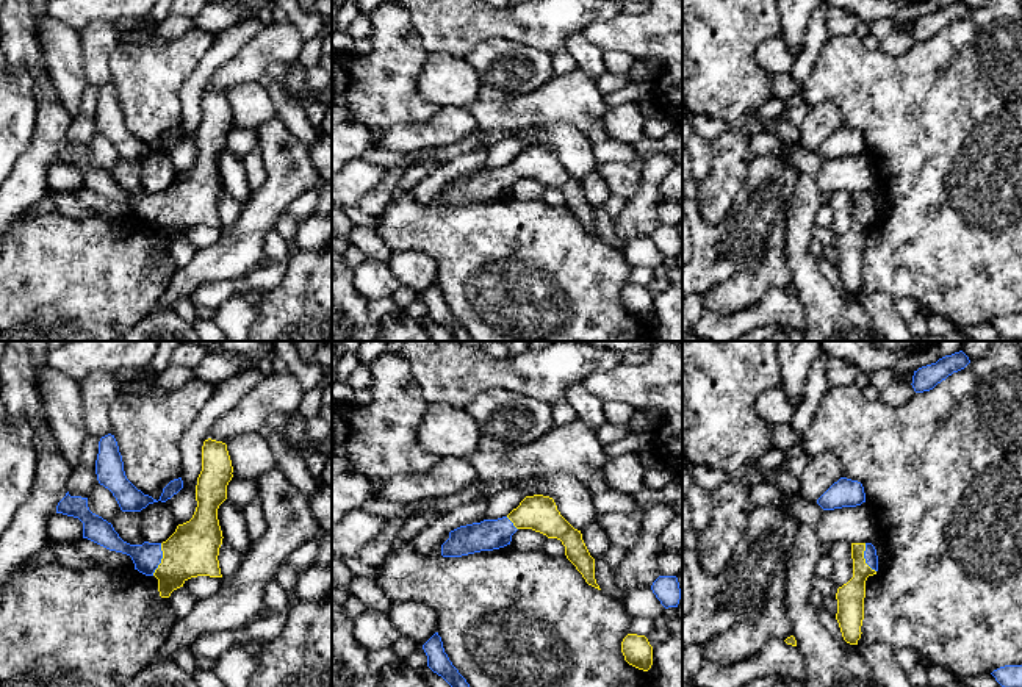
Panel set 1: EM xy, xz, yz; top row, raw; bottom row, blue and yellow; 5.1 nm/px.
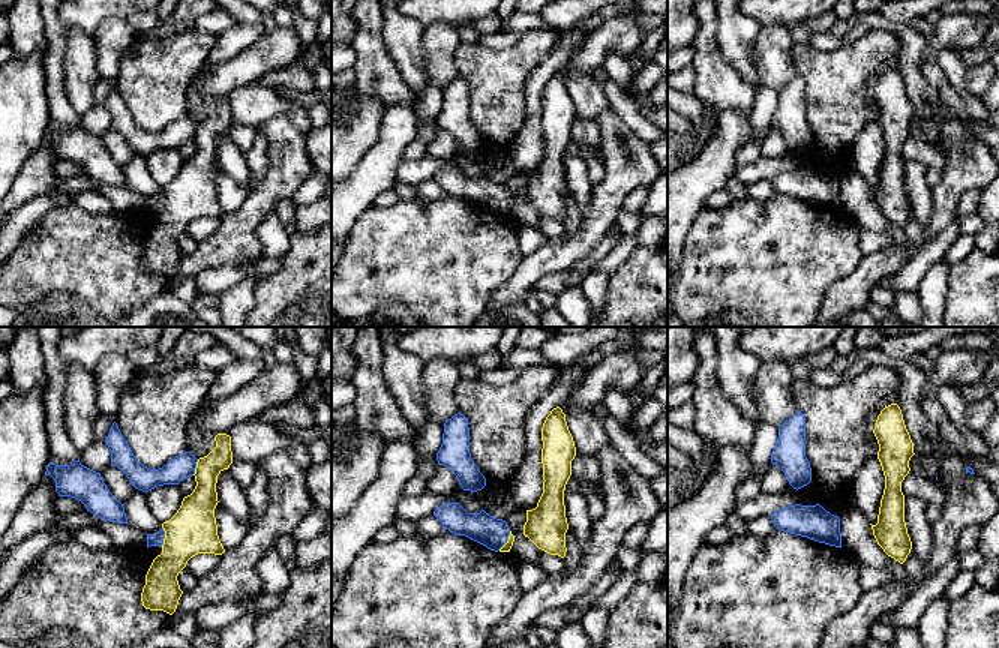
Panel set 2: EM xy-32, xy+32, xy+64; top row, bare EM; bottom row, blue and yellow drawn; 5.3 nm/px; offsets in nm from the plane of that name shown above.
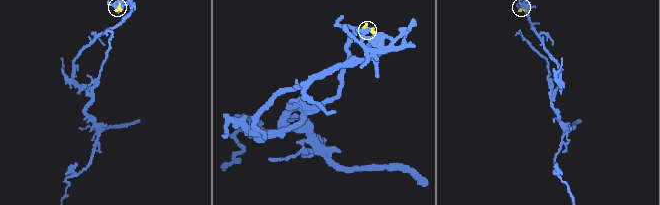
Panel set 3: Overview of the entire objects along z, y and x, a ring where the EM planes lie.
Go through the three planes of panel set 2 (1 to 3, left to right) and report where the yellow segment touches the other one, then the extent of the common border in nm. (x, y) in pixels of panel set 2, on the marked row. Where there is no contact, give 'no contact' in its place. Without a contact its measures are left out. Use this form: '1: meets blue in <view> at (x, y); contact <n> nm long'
1: meets blue in xy-32 at (164, 536); contact 100 nm long
2: meets blue in xy+32 at (506, 540); contact 120 nm long
3: no contact

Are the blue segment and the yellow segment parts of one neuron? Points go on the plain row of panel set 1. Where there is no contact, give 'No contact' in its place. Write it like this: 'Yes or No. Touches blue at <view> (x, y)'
Yes. Touches blue at xy (161, 207)

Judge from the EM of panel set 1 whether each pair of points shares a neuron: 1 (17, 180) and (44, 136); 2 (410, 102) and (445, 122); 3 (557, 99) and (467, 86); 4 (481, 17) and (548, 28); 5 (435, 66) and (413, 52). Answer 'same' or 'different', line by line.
1: same
2: different
3: different
4: same
5: different

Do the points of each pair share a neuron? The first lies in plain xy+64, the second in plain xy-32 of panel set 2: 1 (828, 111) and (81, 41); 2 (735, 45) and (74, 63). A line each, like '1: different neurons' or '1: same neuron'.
1: different neurons
2: same neuron

